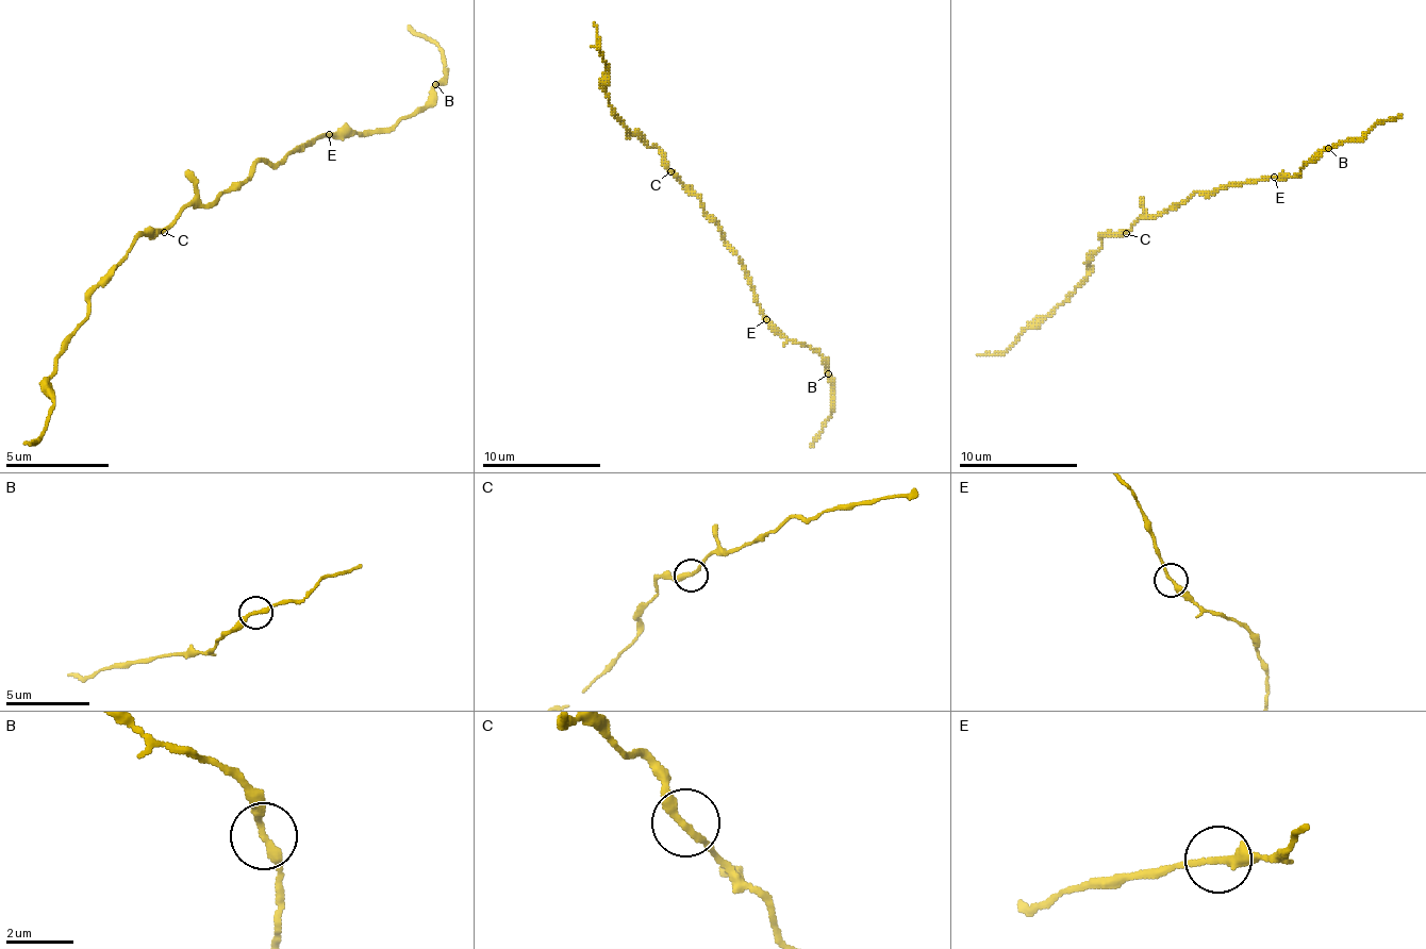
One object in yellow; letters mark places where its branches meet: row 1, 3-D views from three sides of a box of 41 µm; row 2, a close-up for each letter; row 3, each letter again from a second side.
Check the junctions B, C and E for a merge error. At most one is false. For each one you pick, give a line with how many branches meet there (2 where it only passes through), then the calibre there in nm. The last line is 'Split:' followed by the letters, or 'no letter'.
Split: no letter

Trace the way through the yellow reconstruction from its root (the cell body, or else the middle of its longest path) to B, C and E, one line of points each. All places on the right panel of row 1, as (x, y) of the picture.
B: (1176, 203), (1184, 203), (1196, 192), (1217, 192), (1226, 186), (1256, 183), (1271, 177), (1294, 177), (1327, 147)
C: (1176, 203), (1158, 215), (1141, 218), (1126, 233)
E: (1176, 203), (1184, 203), (1196, 192), (1217, 192), (1226, 186), (1274, 177)

